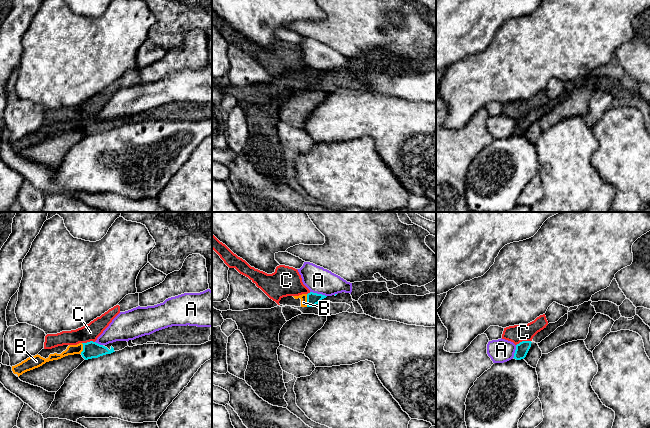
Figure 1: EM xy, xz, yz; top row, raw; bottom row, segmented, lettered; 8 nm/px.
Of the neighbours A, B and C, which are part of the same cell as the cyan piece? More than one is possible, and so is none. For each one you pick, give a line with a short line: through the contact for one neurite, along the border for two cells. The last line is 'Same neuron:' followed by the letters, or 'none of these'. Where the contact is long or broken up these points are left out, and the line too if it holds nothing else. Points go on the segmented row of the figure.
B: Line: xz (312, 298), (307, 300), (303, 297)
Same neuron: B

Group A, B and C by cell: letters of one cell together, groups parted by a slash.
A / B / C

